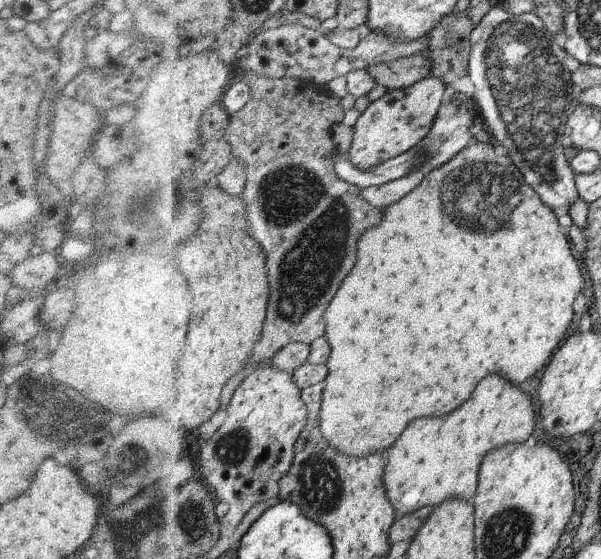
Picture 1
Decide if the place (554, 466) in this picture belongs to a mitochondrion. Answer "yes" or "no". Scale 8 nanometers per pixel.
no

